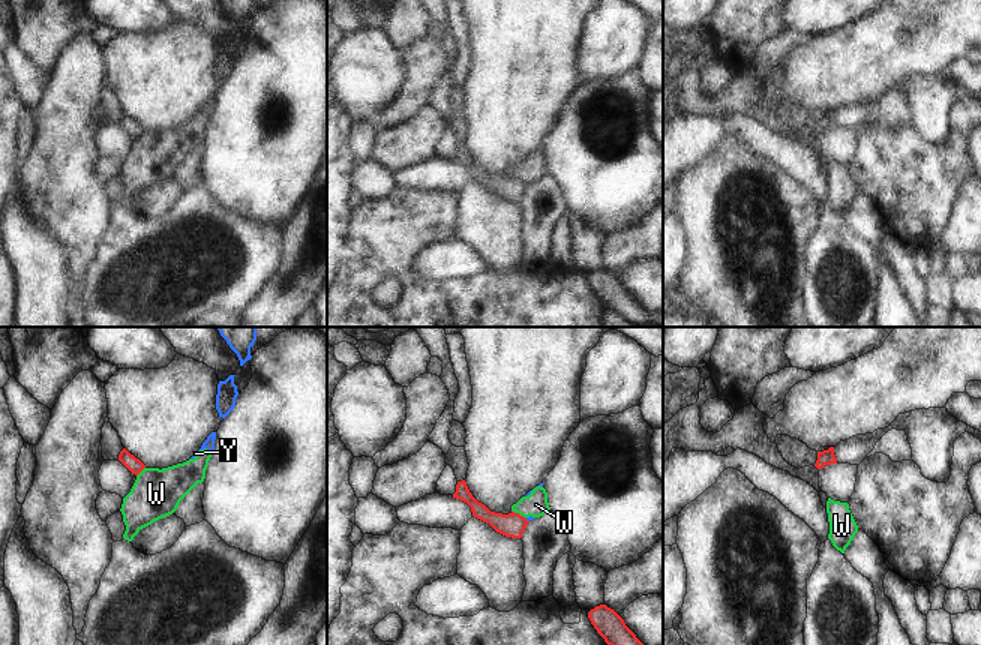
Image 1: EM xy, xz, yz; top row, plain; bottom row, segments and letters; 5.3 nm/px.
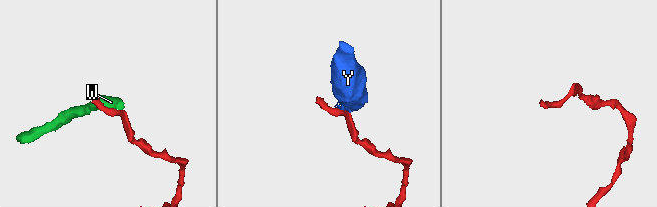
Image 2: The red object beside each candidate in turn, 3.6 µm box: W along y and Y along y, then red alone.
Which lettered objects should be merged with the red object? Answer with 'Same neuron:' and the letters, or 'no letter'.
Same neuron: no letter

